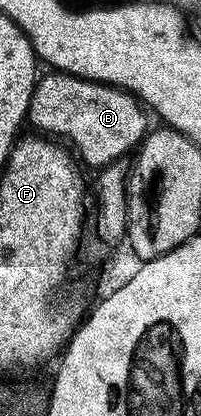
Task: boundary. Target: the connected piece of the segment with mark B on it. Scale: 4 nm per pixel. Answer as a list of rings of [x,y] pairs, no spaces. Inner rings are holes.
[[[50,70],[47,73],[34,85],[29,123],[40,123],[42,116],[55,116],[62,120],[62,132],[74,143],[73,151],[83,165],[91,164],[94,170],[101,170],[107,164],[123,159],[127,155],[125,152],[133,153],[142,143],[148,132],[147,113],[133,92],[109,84],[95,84],[92,80],[81,80],[79,76],[70,76],[67,72]]]

